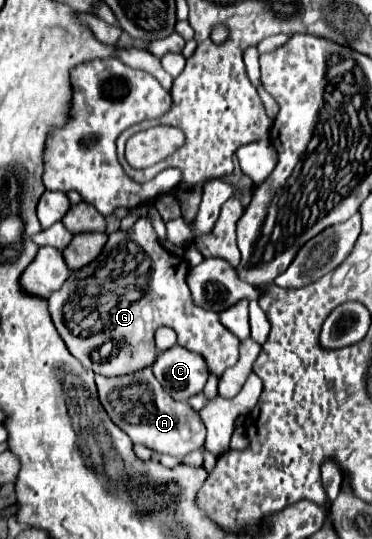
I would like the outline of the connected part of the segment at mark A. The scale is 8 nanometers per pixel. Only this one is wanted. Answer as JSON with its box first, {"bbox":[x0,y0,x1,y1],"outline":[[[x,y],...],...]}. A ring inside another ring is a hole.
{"bbox":[95,369,205,459],"outline":[[[151,369],[131,373],[127,377],[95,377],[99,401],[111,421],[123,429],[133,443],[141,443],[155,453],[171,455],[183,459],[189,451],[201,449],[205,443],[205,429],[199,413],[195,413],[187,403],[171,399]]]}

